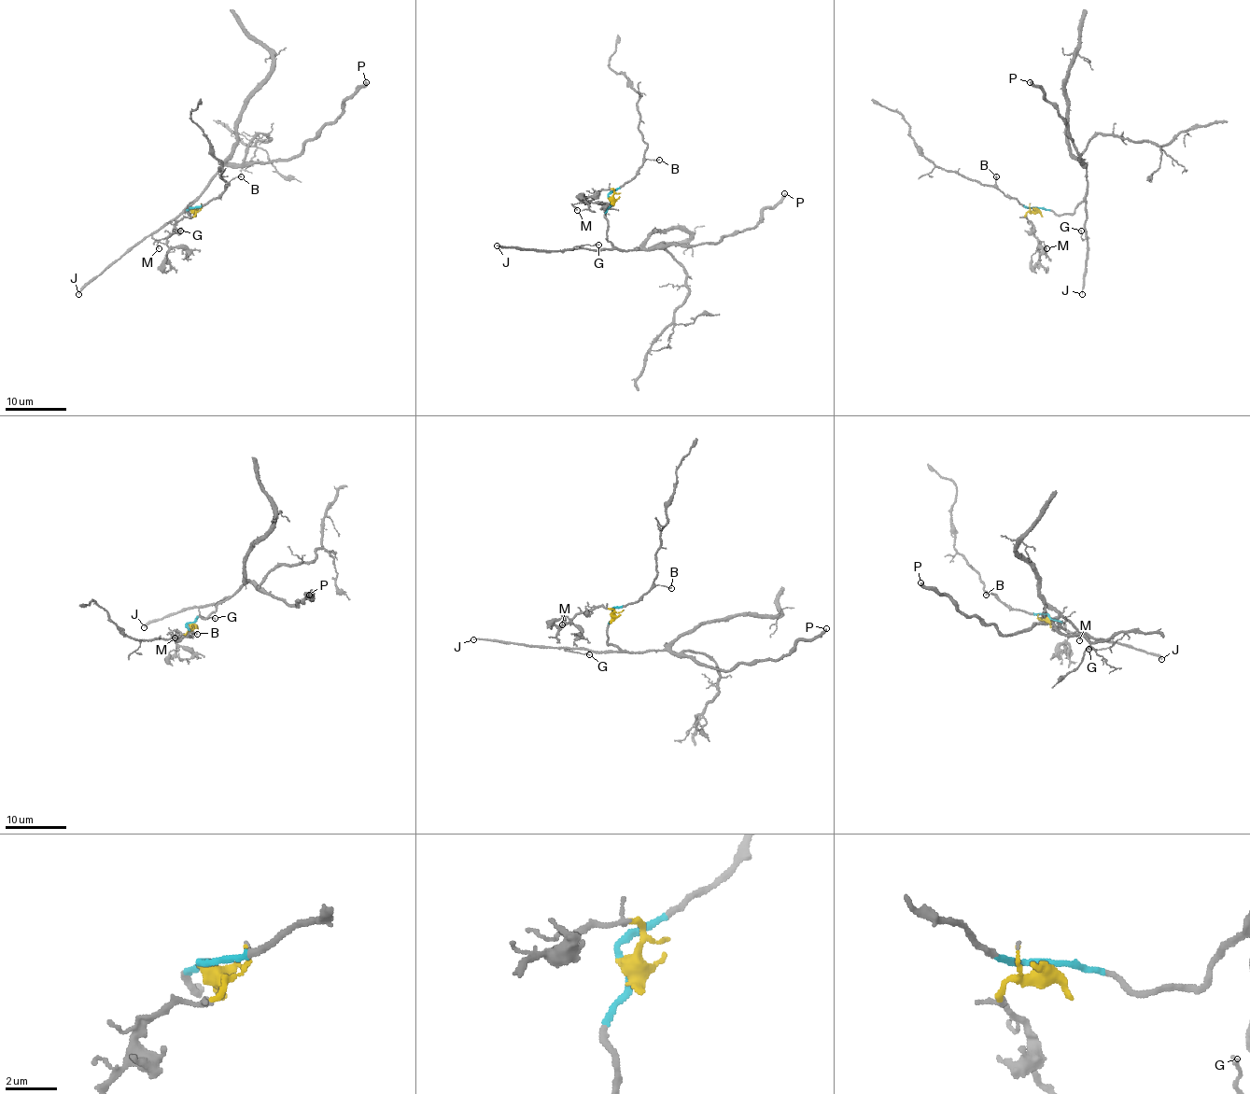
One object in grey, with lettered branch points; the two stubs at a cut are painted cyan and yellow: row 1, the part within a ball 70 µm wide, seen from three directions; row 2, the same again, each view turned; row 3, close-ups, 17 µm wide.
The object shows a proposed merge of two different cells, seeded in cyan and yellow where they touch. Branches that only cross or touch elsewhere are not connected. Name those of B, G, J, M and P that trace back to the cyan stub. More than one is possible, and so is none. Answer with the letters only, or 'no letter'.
B, G, J, P

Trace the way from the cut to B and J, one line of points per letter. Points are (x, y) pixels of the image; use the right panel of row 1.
B: (1035, 209), (1024, 207), (1006, 195), (995, 176)
J: (1035, 209), (1065, 215), (1086, 203), (1087, 259), (1082, 294)

